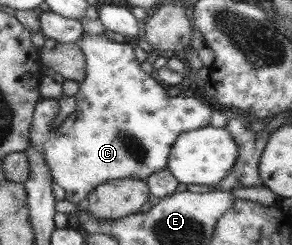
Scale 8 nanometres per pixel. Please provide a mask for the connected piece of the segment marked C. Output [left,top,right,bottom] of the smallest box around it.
[29,32,211,205]

